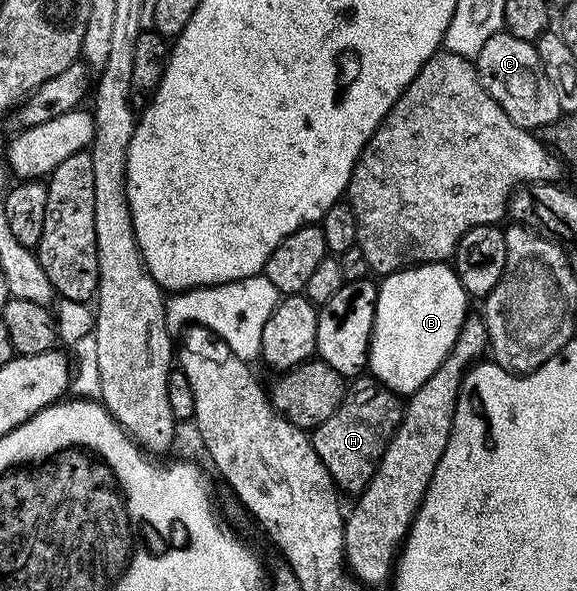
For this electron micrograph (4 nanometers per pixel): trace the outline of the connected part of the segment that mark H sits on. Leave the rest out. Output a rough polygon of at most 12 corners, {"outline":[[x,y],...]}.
{"outline":[[375,377],[310,433],[337,490],[368,486],[403,418]]}

